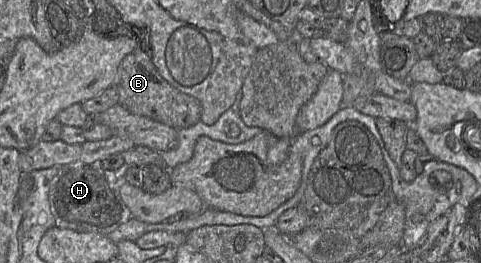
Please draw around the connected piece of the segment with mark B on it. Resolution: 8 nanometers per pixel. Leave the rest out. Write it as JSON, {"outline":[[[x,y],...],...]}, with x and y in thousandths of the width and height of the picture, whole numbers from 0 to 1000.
{"outline":[[[285,160],[285,190],[262,209],[243,270],[243,289],[239,297],[239,319],[231,331],[239,331],[247,357],[247,395],[252,395],[268,426],[310,445],[322,460],[335,464],[347,479],[360,483],[364,490],[389,487],[407,471],[418,445],[420,403],[416,384],[387,354],[372,346],[353,323],[328,274],[322,247],[314,232],[306,202],[293,198]]]}

